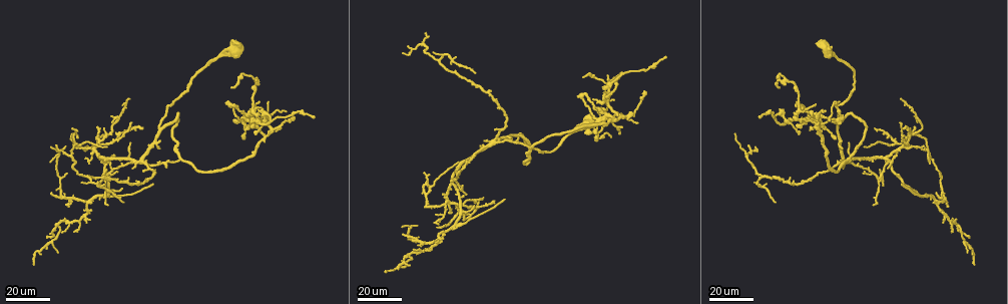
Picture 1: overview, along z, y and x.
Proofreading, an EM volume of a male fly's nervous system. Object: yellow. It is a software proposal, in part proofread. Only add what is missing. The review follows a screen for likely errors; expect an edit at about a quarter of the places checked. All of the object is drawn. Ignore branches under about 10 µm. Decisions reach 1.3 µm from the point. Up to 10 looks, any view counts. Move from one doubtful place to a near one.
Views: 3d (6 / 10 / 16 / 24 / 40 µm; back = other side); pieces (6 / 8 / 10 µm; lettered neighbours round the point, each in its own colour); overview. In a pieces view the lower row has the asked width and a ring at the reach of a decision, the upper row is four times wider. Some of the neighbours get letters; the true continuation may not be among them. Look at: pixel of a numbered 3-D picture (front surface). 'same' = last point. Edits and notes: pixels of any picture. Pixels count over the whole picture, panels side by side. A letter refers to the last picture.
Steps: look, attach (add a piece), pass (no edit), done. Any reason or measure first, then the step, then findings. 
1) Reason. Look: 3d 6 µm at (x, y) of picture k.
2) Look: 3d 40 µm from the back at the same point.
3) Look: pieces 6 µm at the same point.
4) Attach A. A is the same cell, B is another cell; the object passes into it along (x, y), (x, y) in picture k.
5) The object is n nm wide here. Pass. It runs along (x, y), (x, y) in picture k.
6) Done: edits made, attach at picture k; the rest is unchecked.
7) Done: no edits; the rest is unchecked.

Look: 3d 24 µm at (901, 185) of picture 1.

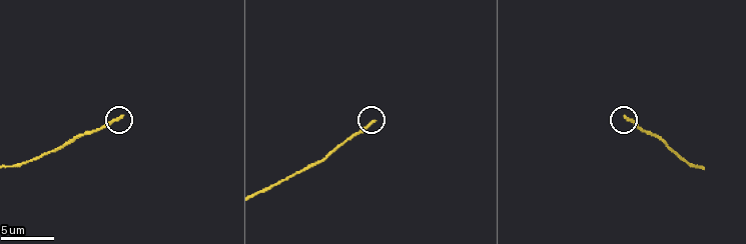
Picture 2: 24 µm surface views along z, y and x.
See the neighbours. Look: pieces 8 µm at (626, 118) of picture 2.

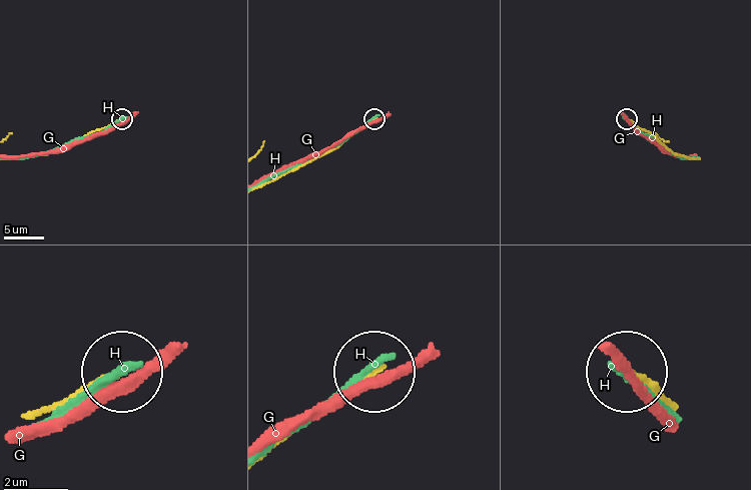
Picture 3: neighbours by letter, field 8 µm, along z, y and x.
Pass. G and H are other cells; it runs along (271, 453), (373, 375) in picture 3; none of them fits.

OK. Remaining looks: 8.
Tapers out. Look: 3d 40 µm at (91, 210) of picture 1.

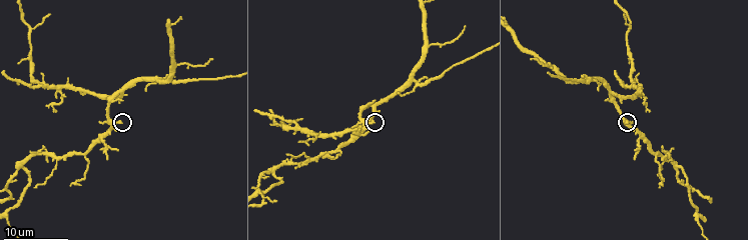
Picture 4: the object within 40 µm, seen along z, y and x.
Look: pieces 10 µm at (625, 123) of picture 4.

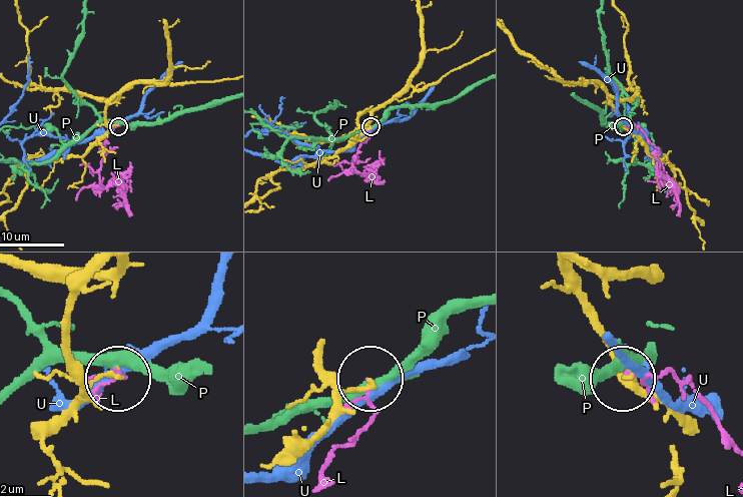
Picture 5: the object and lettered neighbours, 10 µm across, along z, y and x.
The object is 180 nm wide here. Pass. L, P and U are other cells; it runs along (323, 346), (323, 366), (336, 383), (355, 389), (368, 379) in picture 5; no lettered piece goes on from it.

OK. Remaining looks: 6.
Free end. Look: 3d 24 µm at (613, 72) of picture 4.

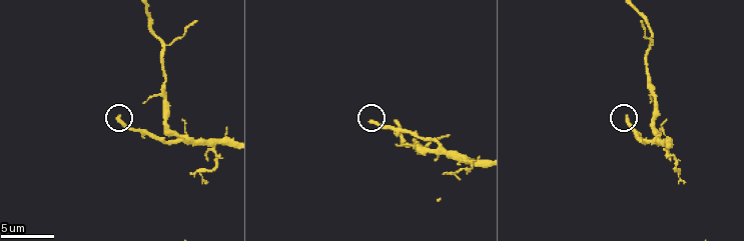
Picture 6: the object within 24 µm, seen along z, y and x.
See the neighbours. Look: pieces 8 µm at (625, 117) of picture 6.

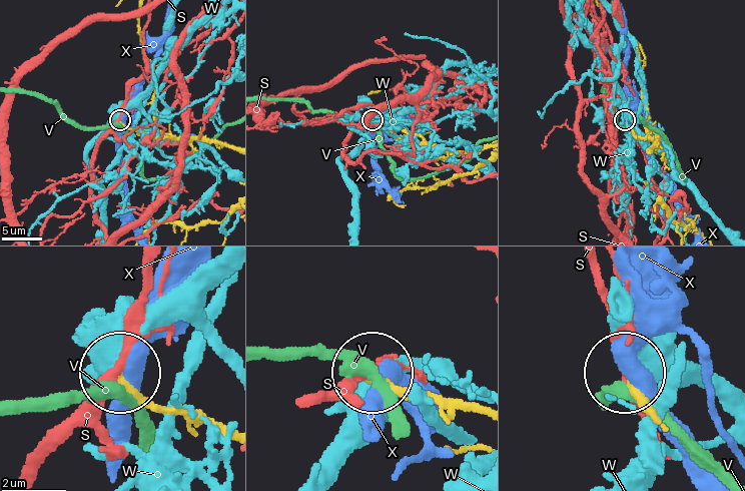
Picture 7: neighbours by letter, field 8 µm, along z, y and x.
The object is 230 nm wide here. Pass. S, V, W and X are other cells; it runs along (656, 415), (629, 374) in picture 7; no lettered piece goes on from it.

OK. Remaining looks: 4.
Tapers out. Look: 3d 40 µm at (258, 111) of picture 1.

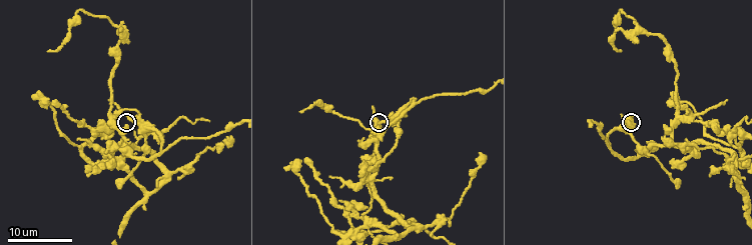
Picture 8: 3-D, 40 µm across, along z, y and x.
Look: pieces 10 µm at (129, 116) of picture 8.

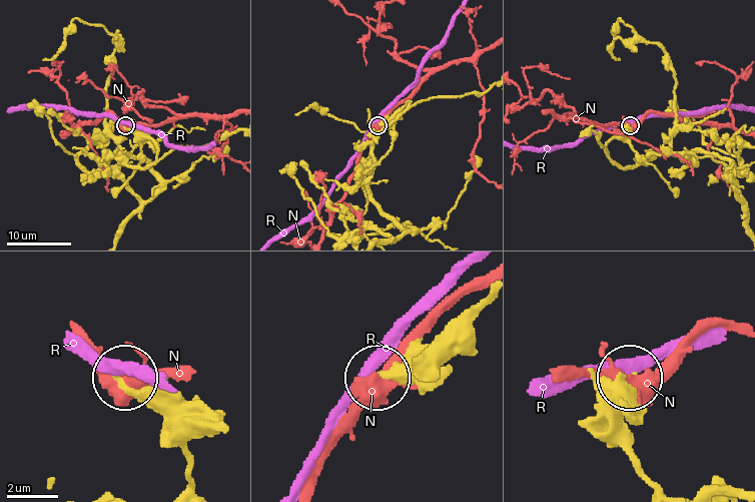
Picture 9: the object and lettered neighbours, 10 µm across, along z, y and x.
The object is 190 nm wide here. Pass. N and R are other cells; no lettered piece goes on from it.

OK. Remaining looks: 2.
Long arm stops here. Look: 3d 40 µm at (609, 136) of picture 1.

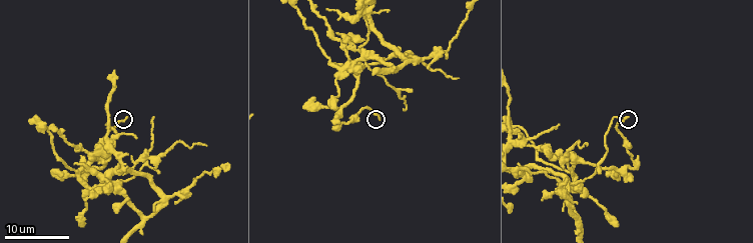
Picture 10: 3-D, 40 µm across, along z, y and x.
Look: pieces 6 µm at (128, 116) of picture 10.

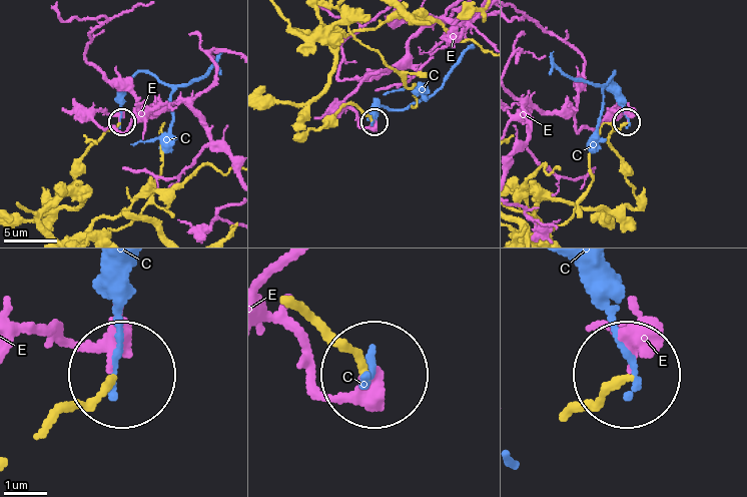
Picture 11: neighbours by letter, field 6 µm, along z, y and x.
The object is 160 nm wide here. Pass. C and E are other cells; it runs along (299, 310), (360, 371) in picture 11; none of them fits.

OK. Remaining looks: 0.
Done: no edits; the rest is unchecked.

